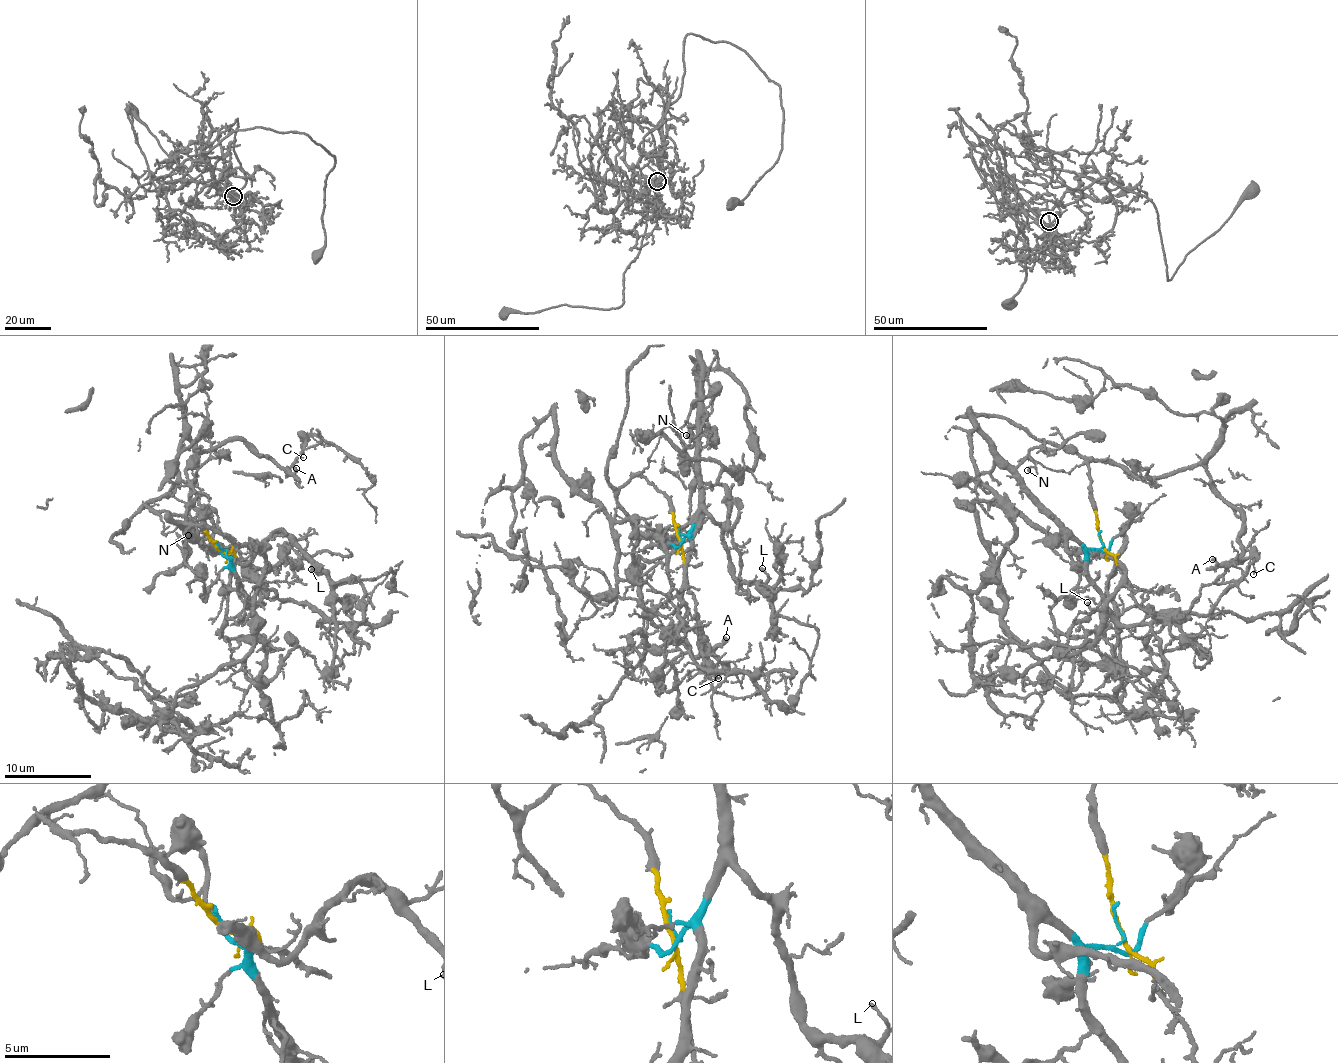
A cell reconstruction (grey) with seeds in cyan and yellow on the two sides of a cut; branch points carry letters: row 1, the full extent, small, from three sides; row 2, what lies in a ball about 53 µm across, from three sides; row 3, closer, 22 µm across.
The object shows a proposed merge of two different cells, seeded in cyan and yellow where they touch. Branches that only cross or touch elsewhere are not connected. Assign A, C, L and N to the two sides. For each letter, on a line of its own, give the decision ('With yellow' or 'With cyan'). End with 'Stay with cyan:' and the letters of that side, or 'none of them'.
A: With yellow
C: With yellow
L: With cyan
N: With cyan
Stay with cyan: L, N

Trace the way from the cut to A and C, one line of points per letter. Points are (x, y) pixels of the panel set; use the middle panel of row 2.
A: (677, 534), (662, 491), (635, 475), (619, 491), (635, 534), (646, 614), (695, 655), (726, 637)
C: (677, 534), (662, 491), (635, 475), (619, 491), (635, 534), (646, 614), (695, 655), (726, 666), (719, 678)

